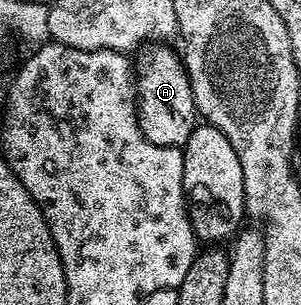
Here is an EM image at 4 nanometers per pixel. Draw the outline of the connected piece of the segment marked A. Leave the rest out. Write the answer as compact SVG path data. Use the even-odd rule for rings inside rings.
M154 43L137 54L139 55L138 61L136 57L138 126L142 128L142 134L152 143L184 147L200 114L194 102L192 83L190 76L186 74L186 66L181 56L175 50L173 53L170 47L166 43Z

